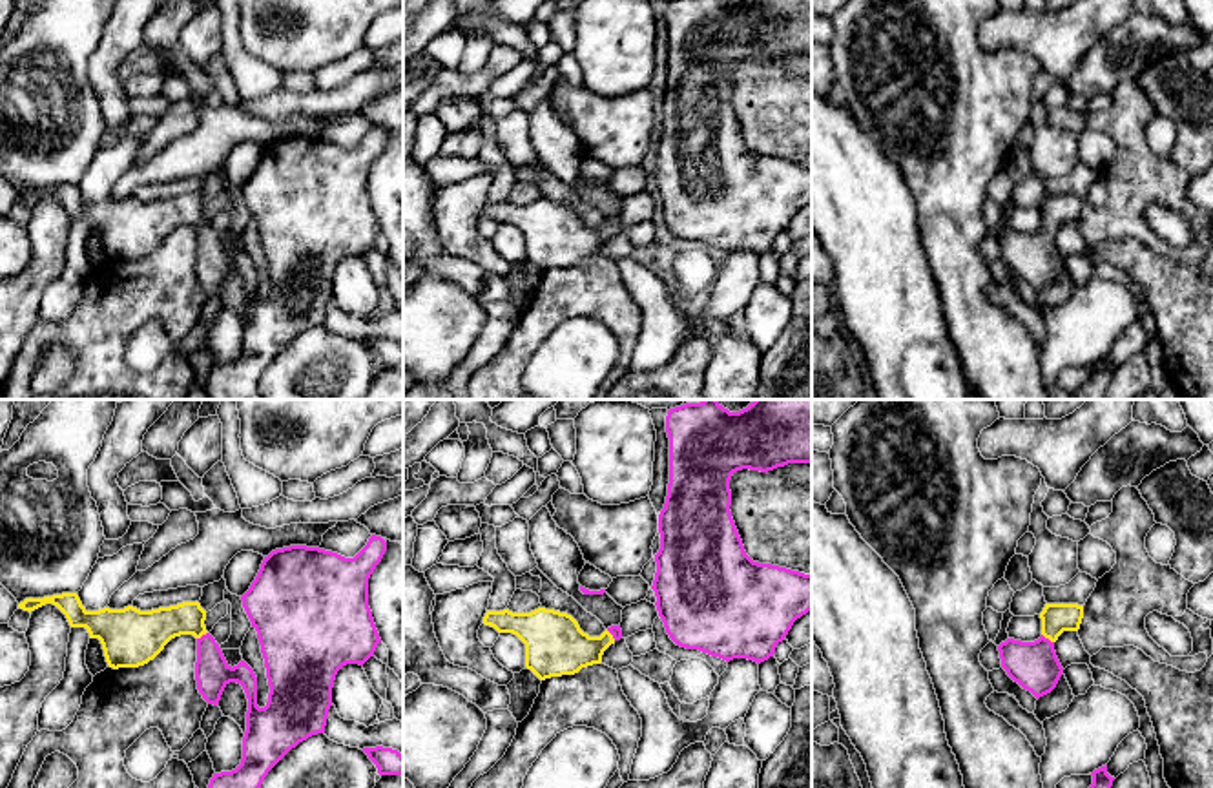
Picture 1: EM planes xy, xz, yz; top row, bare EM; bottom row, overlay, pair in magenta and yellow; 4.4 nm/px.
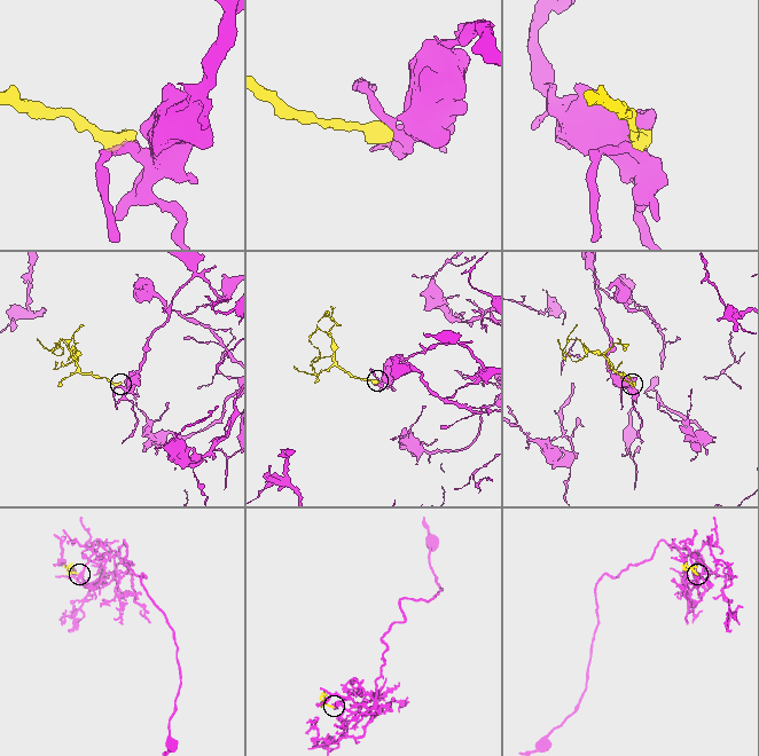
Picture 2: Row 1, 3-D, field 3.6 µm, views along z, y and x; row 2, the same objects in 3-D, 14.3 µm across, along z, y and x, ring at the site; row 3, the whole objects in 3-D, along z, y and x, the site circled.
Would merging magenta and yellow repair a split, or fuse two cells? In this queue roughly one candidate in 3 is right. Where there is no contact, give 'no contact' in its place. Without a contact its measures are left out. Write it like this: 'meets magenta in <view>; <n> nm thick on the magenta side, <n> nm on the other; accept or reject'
meets magenta in yz; 220 nm thick on the magenta side, 130 nm on the other; accept

